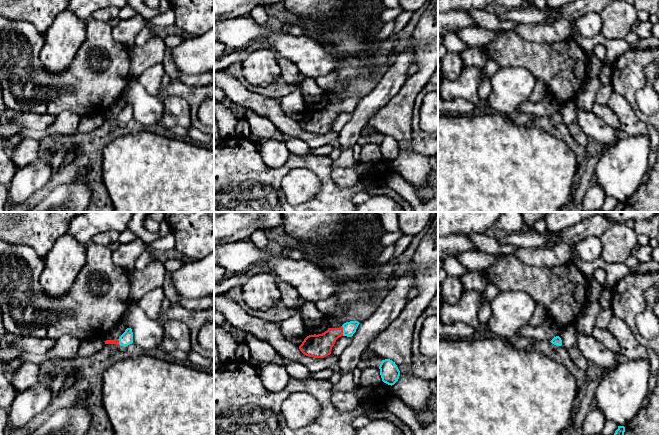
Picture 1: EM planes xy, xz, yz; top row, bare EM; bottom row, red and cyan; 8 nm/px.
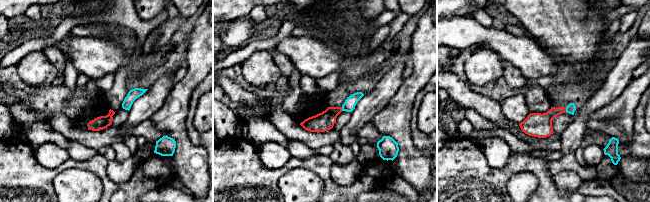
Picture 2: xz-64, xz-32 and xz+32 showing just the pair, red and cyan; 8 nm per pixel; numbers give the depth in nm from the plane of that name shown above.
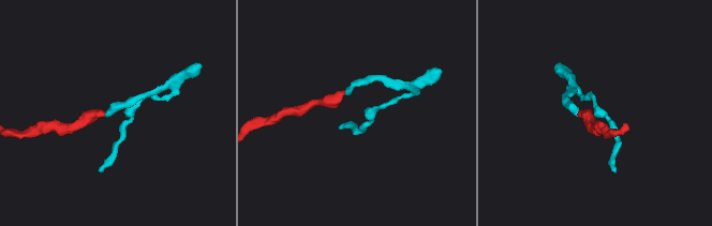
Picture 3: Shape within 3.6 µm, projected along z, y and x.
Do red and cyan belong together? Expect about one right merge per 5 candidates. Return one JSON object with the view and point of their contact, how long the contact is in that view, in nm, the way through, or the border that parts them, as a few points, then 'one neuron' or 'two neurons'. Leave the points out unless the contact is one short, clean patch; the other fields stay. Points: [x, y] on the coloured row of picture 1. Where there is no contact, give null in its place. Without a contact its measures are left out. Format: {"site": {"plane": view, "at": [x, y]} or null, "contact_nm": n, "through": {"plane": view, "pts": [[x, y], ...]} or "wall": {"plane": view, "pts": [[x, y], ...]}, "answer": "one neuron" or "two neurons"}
{"site": {"plane": "xz", "at": [342, 331]}, "contact_nm": 80, "through": {"plane": "xz", "pts": [[318, 346], [332, 334], [342, 331], [349, 328]]}, "answer": "one neuron"}

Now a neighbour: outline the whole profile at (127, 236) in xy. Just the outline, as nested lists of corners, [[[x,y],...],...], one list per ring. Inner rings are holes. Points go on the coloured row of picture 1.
[[[126,229],[125,231],[120,233],[118,241],[120,244],[126,244],[126,243],[130,243],[130,242],[136,240],[137,238],[138,238],[138,236],[136,236],[130,230]]]

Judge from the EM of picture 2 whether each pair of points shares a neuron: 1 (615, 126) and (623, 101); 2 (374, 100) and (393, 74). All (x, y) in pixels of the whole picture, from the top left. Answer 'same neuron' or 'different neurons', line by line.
1: same neuron
2: same neuron

